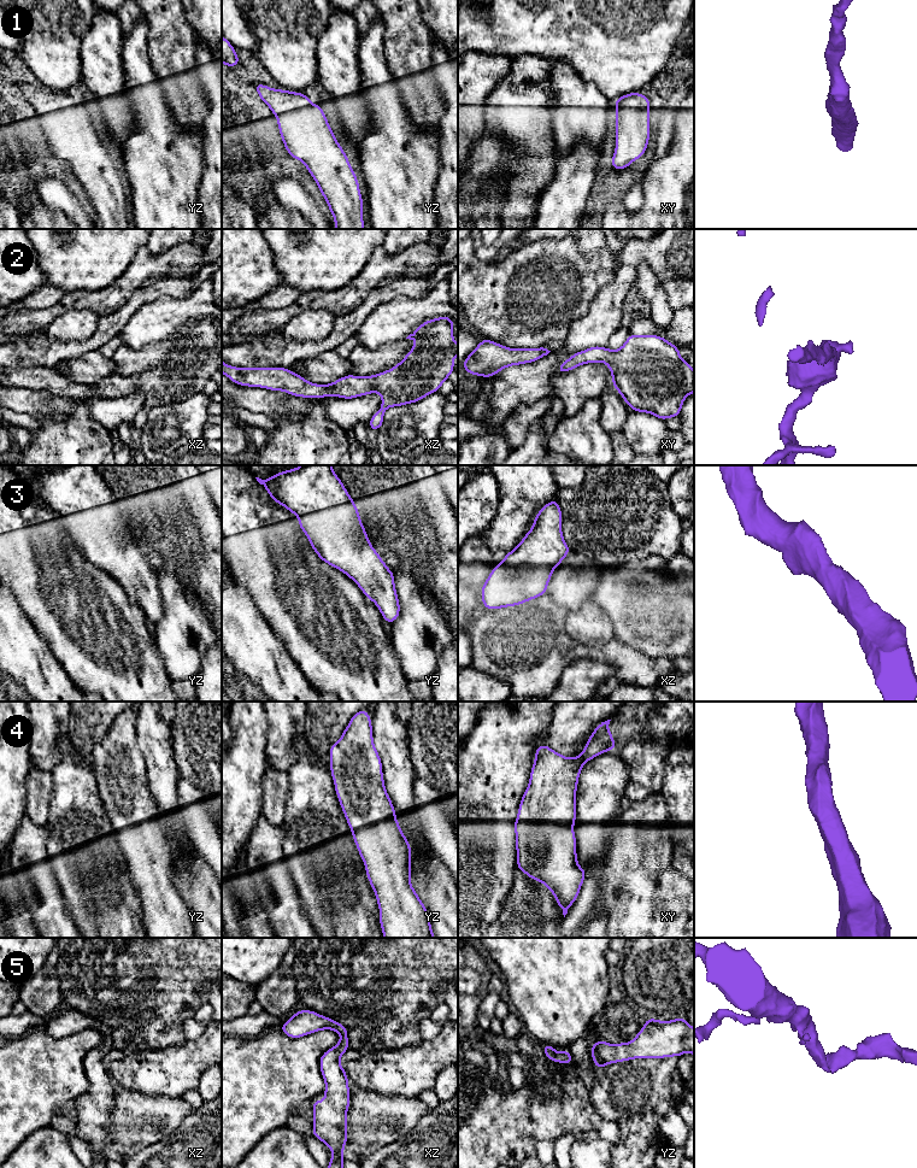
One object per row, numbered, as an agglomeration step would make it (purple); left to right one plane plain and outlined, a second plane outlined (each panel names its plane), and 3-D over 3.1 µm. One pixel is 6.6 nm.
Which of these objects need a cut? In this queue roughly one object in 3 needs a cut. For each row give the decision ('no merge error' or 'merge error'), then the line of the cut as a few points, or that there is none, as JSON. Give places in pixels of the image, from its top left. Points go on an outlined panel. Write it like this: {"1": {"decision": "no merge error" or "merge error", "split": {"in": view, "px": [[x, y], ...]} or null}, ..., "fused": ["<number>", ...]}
{"1": {"decision": "no merge error", "split": null}, "2": {"decision": "no merge error", "split": null}, "3": {"decision": "no merge error", "split": null}, "4": {"decision": "no merge error", "split": null}, "5": {"decision": "no merge error", "split": null}, "fused": []}

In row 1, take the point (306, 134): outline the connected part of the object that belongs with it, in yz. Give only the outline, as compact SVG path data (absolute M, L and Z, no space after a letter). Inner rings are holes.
M261 83L253 84L261 101L277 117L280 135L292 158L301 160L319 187L335 219L335 229L365 229L363 199L358 178L348 158L334 136L321 104L312 105L305 93L272 89Z

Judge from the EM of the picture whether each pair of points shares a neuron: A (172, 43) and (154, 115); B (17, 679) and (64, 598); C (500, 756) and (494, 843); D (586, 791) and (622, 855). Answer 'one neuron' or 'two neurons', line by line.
A: two neurons
B: two neurons
C: one neuron
D: two neurons

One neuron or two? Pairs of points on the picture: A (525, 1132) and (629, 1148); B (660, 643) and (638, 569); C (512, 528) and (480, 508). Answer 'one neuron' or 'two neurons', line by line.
A: two neurons
B: one neuron
C: two neurons

